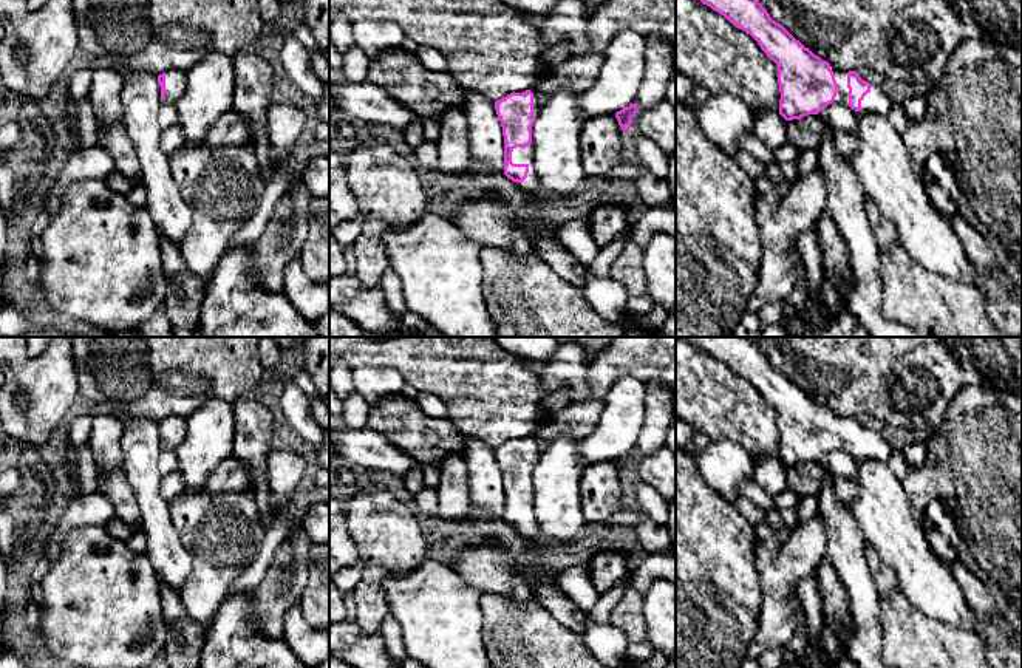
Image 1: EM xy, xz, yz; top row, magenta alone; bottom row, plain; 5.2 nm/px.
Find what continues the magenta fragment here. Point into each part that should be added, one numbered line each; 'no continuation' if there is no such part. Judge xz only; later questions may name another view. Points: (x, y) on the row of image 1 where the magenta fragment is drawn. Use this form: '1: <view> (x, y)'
1: xz (532, 186)

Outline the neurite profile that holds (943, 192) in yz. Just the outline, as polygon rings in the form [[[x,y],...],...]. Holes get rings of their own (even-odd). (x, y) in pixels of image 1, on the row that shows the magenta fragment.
[[[932,153],[926,162],[922,178],[931,204],[946,218],[959,210],[962,190],[951,164],[942,153]]]

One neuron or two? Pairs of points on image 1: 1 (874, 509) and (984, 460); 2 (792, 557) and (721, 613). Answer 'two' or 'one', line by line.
1: two
2: two

